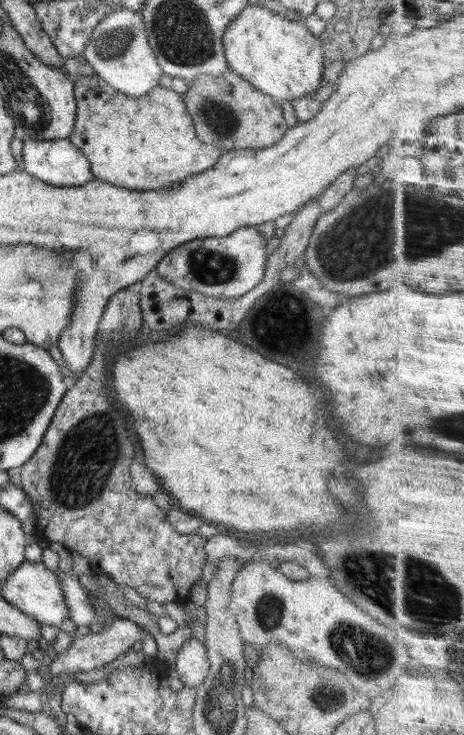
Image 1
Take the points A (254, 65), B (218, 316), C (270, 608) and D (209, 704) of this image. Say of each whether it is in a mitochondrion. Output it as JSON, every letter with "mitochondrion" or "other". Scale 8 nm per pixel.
{"A":"other","B":"other","C":"mitochondrion","D":"mitochondrion"}

